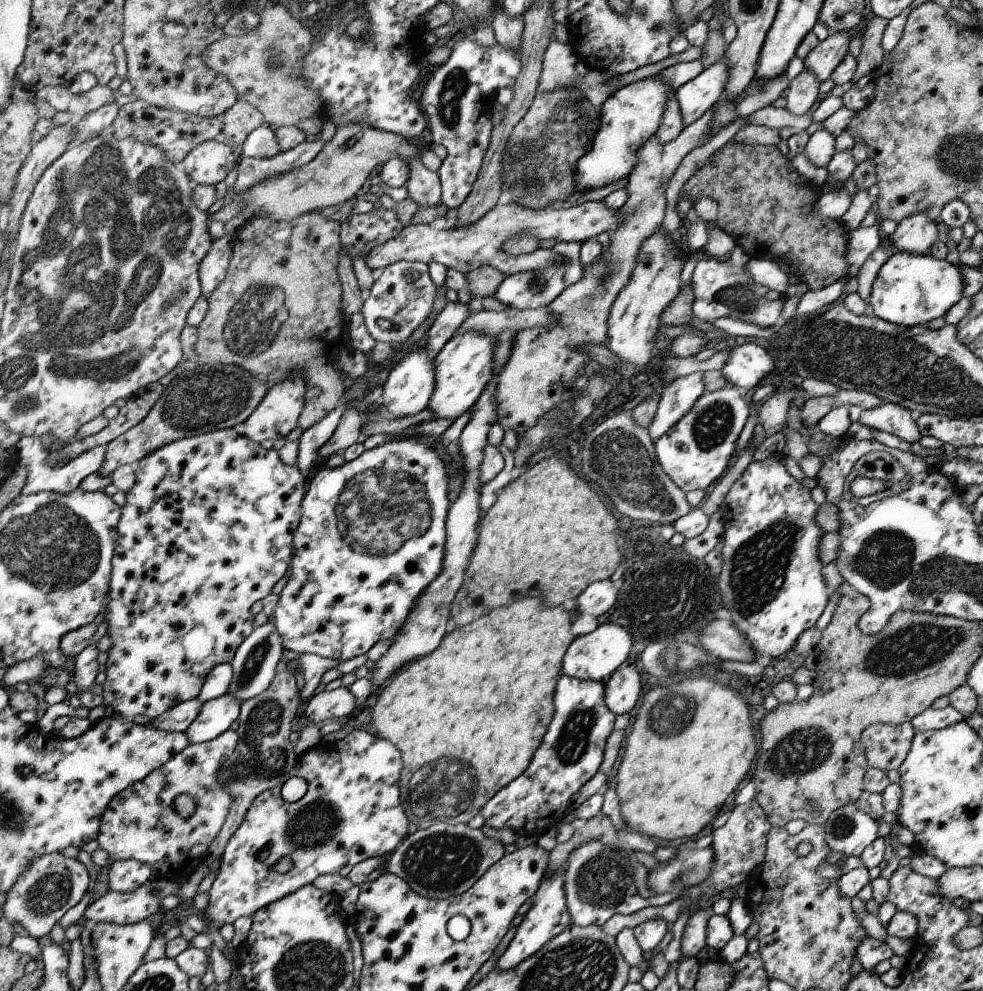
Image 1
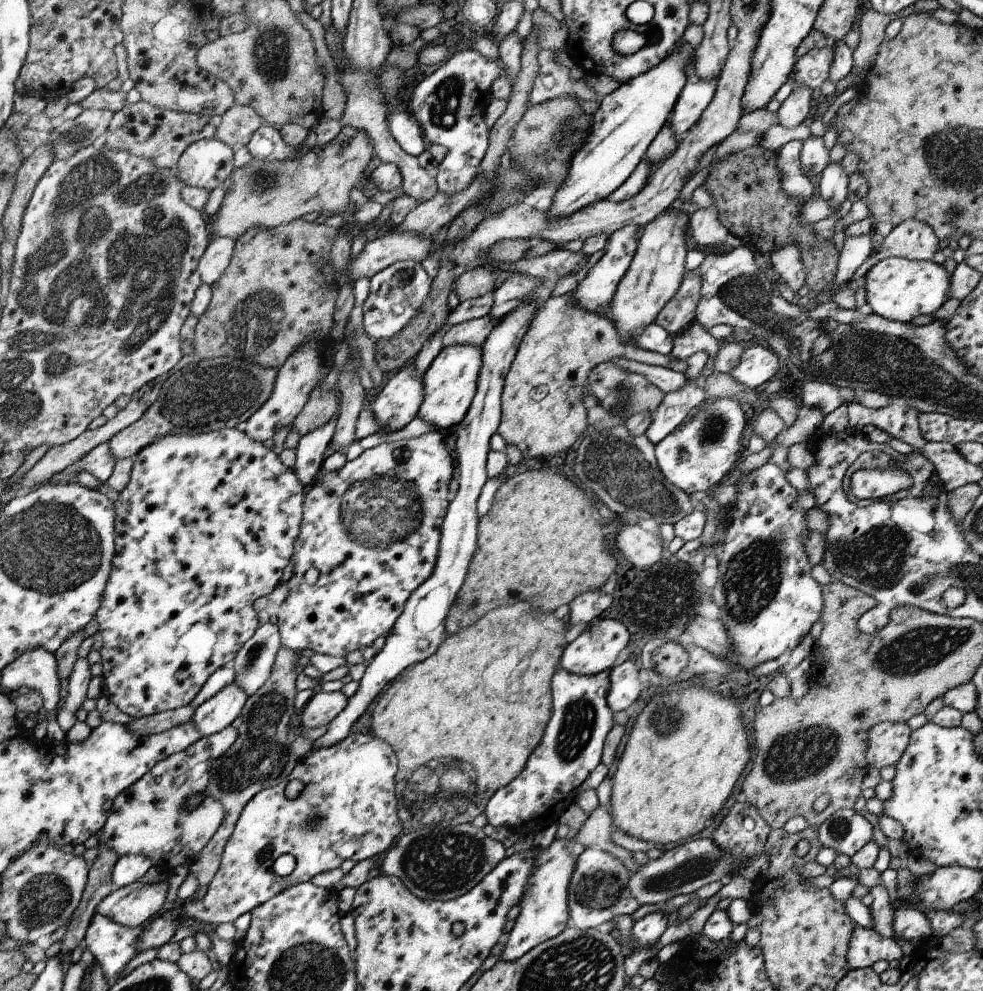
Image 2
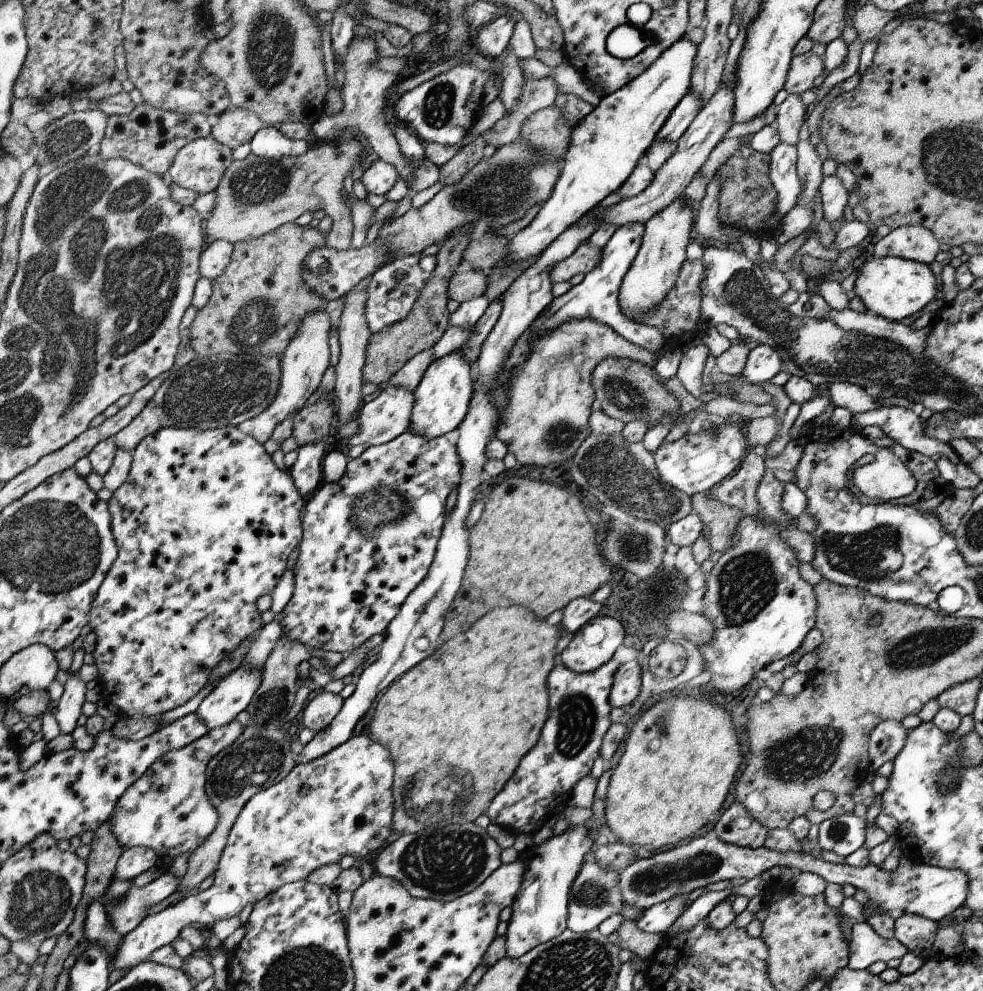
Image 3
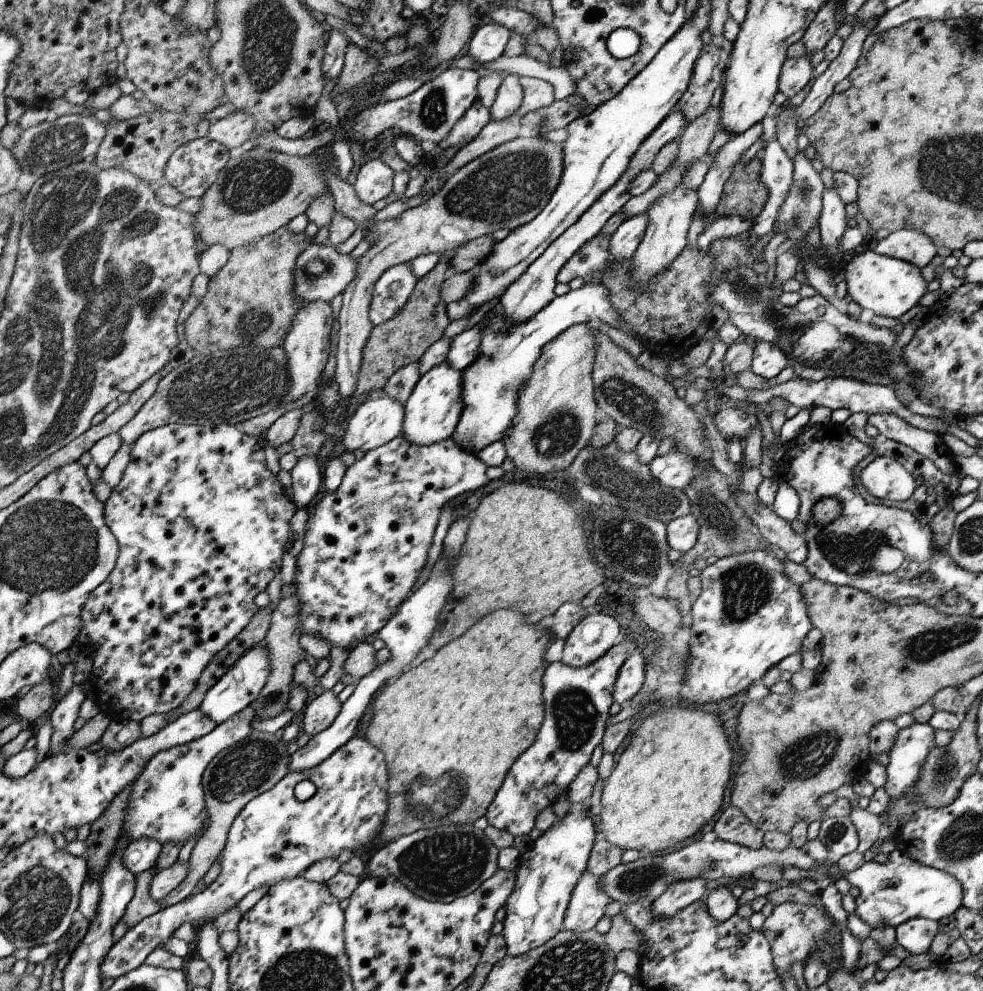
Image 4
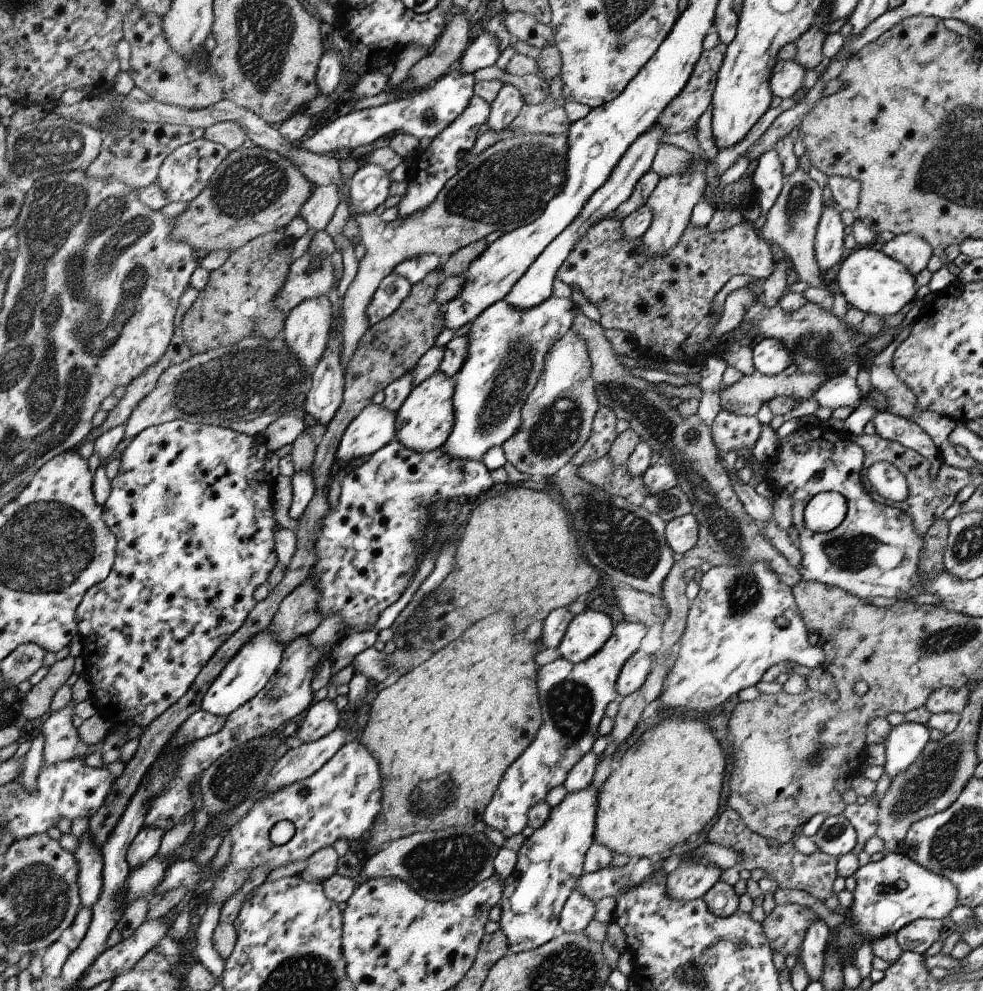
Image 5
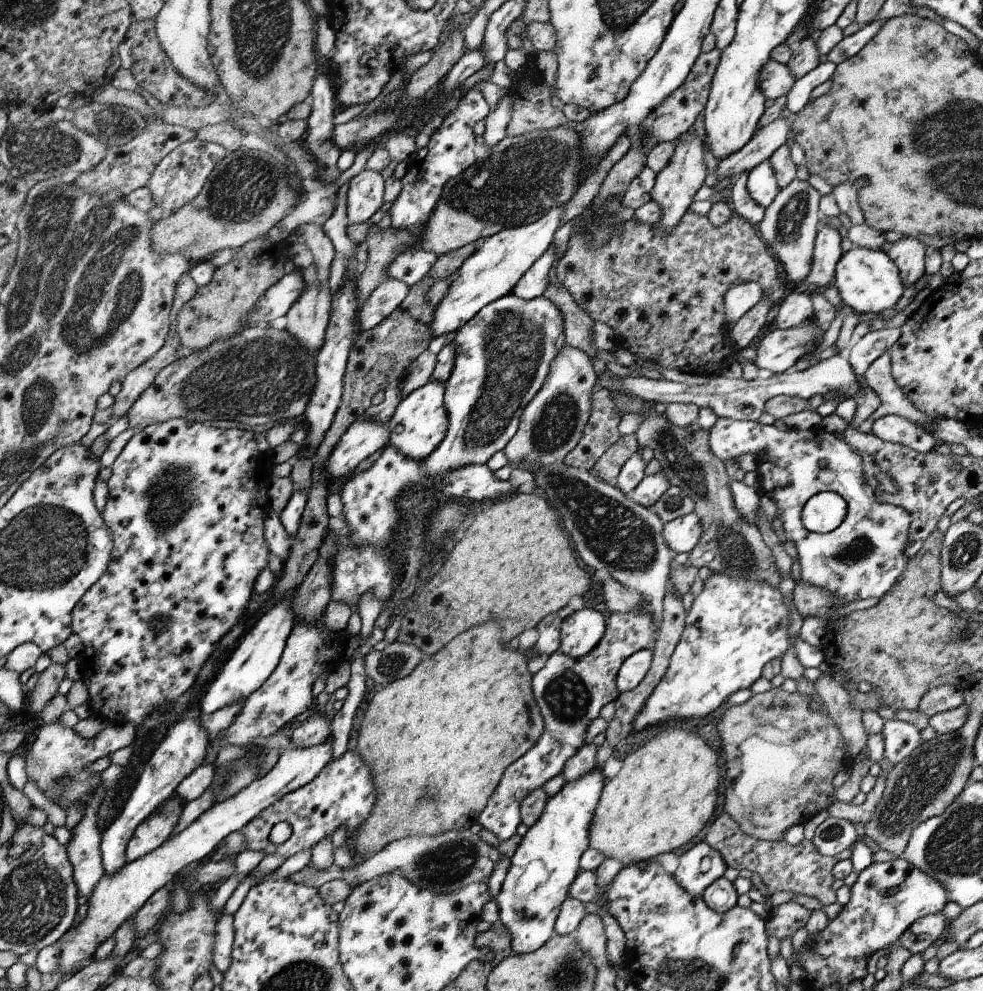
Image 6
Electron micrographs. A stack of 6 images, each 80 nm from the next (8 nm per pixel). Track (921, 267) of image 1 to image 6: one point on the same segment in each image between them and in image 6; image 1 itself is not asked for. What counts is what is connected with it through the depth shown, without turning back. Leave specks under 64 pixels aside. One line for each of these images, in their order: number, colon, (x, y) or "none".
2: (899, 289)
3: (894, 288)
4: (890, 287)
5: (871, 282)
6: (868, 281)

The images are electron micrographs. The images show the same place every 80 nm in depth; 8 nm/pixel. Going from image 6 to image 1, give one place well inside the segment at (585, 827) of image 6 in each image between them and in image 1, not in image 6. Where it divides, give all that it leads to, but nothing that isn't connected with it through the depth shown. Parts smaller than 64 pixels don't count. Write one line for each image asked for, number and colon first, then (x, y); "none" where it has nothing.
1: (548, 916)
2: (544, 912)
3: (541, 912)
4: (548, 872)
5: (551, 862)

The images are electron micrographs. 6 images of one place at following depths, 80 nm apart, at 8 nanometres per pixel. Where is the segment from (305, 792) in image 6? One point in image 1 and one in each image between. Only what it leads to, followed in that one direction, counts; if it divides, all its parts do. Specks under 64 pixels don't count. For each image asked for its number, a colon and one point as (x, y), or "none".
1: (352, 811)
2: (348, 810)
3: (280, 836)
4: (275, 837)
5: (342, 801)

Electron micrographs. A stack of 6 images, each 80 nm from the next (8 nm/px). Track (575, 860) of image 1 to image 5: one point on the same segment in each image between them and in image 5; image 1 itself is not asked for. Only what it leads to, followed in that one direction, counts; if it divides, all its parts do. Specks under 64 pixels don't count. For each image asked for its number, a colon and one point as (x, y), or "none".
2: (599, 890)
3: (596, 896)
4: (588, 905)
5: (579, 911)

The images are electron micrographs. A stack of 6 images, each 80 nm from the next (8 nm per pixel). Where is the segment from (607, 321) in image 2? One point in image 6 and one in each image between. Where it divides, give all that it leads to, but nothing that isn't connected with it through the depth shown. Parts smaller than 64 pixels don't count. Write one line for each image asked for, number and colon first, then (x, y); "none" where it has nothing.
3: (550, 397)
4: (557, 416)
5: (557, 418)
6: (551, 426)

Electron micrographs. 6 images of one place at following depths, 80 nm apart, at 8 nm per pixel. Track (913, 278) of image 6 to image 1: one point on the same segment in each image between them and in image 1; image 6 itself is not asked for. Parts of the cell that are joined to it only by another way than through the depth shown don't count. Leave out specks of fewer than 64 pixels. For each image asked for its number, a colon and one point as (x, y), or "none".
1: (916, 234)
2: (913, 239)
3: (915, 242)
4: (912, 246)
5: (913, 251)

